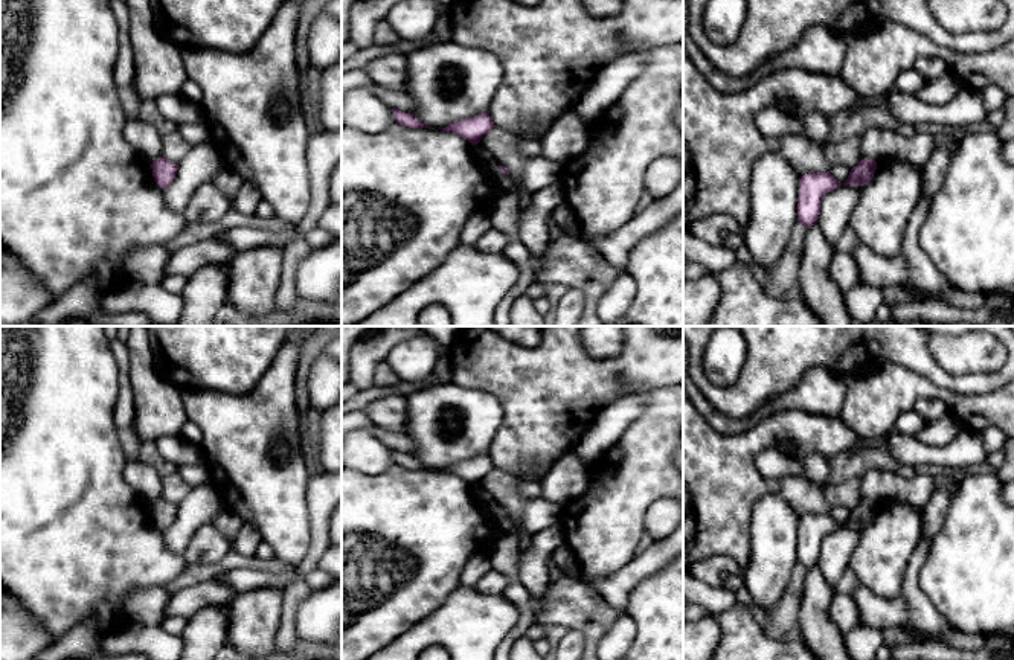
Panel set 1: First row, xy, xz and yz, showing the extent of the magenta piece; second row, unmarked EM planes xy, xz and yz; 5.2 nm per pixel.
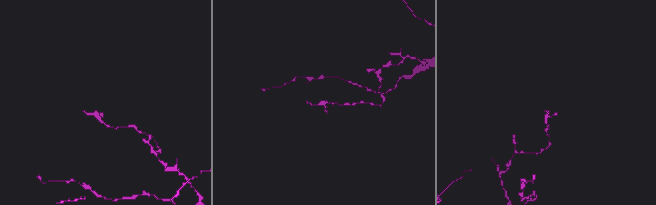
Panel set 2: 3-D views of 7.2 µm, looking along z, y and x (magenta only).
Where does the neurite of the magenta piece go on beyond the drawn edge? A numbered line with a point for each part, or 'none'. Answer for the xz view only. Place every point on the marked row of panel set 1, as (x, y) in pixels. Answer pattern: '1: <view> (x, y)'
none

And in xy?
none

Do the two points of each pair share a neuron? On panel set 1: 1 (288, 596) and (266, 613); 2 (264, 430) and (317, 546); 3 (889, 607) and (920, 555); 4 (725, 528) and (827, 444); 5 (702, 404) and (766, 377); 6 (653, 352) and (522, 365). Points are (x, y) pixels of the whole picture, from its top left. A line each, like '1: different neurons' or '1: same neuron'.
1: different neurons
2: different neurons
3: same neuron
4: same neuron
5: different neurons
6: same neuron

